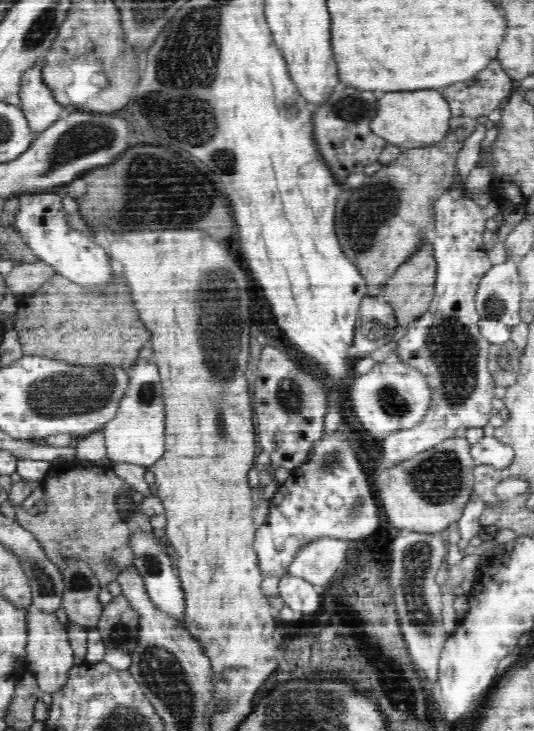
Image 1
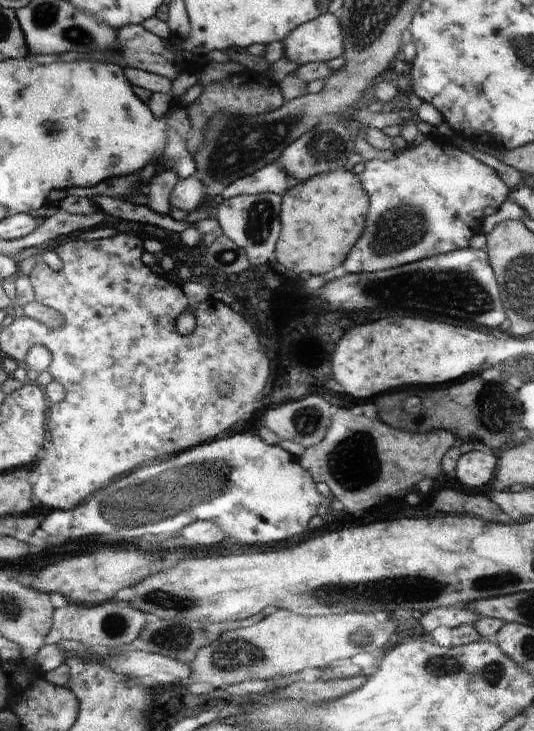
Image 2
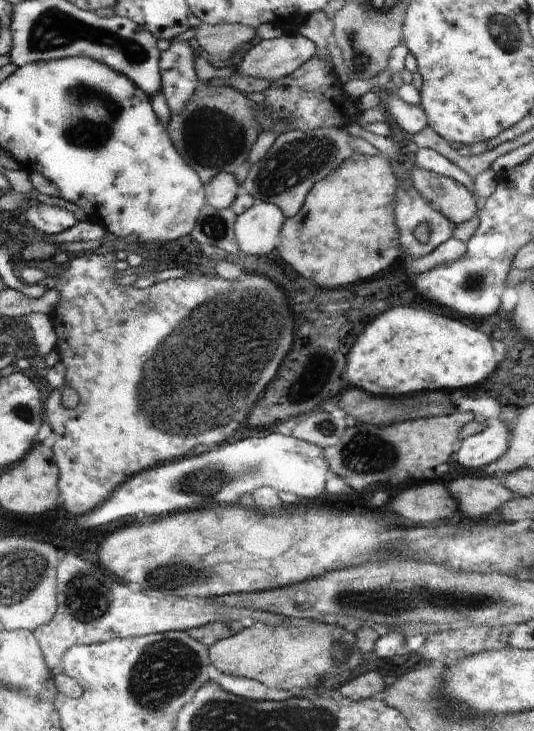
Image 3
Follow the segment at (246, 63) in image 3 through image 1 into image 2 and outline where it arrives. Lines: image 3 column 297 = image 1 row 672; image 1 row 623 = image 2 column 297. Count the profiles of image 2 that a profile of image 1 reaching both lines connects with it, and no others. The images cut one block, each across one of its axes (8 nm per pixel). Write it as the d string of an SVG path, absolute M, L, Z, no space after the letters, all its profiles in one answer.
M322 13L282 40L284 56L300 65L328 62L344 53L343 27L336 14Z

